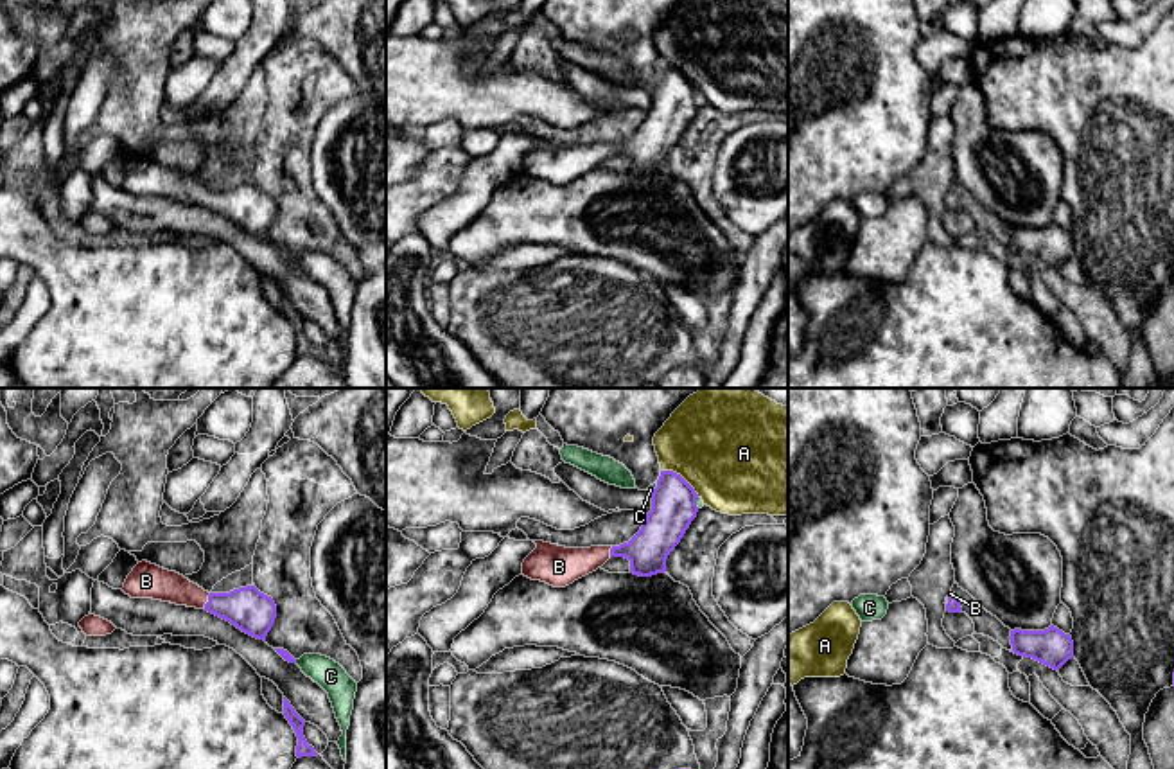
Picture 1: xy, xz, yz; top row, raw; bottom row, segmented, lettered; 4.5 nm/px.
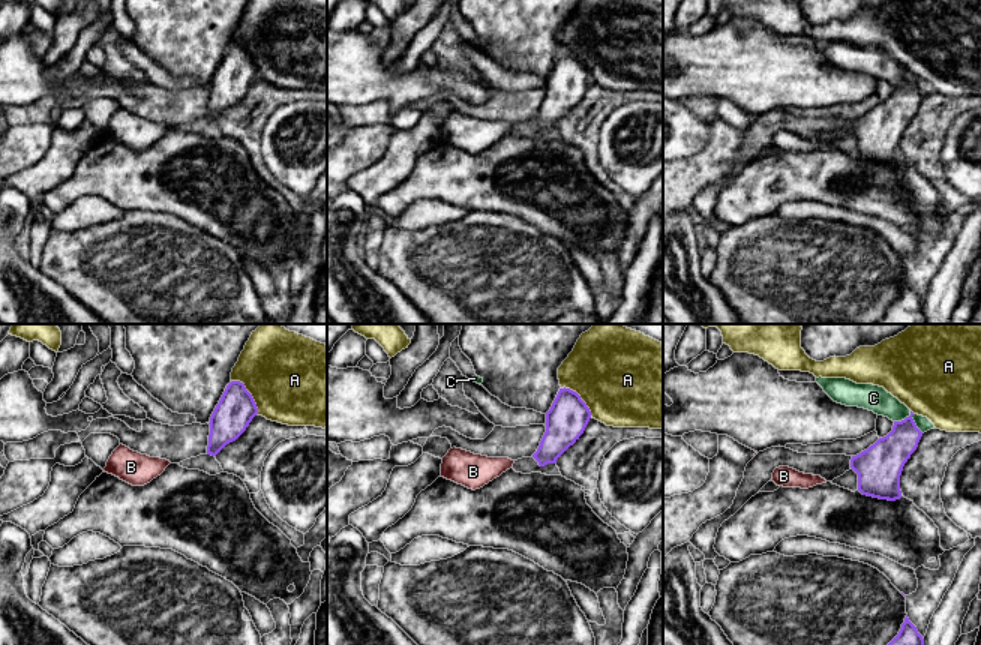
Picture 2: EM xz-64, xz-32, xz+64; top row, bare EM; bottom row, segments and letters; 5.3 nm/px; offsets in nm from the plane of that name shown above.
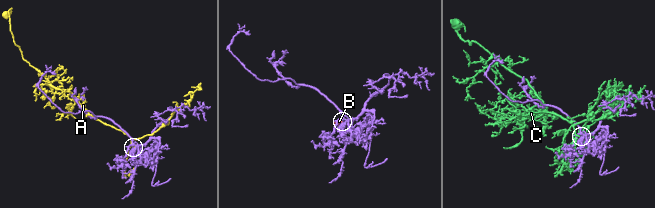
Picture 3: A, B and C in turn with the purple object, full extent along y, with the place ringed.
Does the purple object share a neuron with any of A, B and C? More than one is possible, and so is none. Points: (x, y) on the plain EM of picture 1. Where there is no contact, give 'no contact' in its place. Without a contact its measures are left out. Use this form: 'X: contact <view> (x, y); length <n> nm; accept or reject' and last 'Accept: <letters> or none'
A: contact xz (681, 74); length 220 nm; reject
B: contact xy (209, 198); length 80 nm; accept
C: contact xz (656, 85); length 70 nm; reject
Accept: B

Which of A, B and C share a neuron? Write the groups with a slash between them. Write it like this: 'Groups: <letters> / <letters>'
Groups: A / B / C

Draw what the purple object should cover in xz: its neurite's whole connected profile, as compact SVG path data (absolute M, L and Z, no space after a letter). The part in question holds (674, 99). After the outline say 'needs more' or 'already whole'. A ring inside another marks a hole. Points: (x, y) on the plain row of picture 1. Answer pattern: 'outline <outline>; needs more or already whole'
outline M661 68L652 90L652 108L641 128L619 144L565 146L533 138L537 146L524 156L522 171L553 185L565 185L596 169L610 155L630 158L630 171L652 174L666 169L666 156L697 115L698 92L677 70Z; needs more

